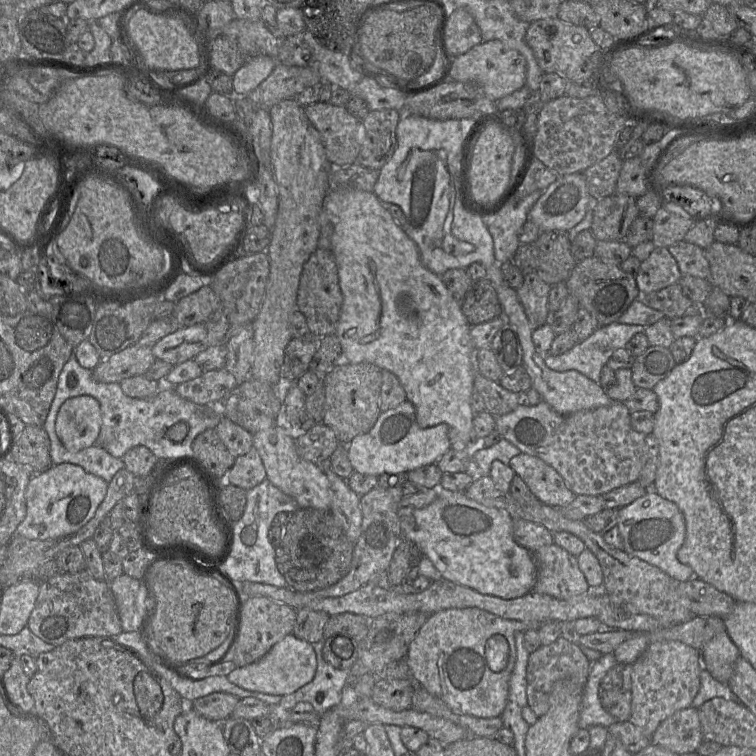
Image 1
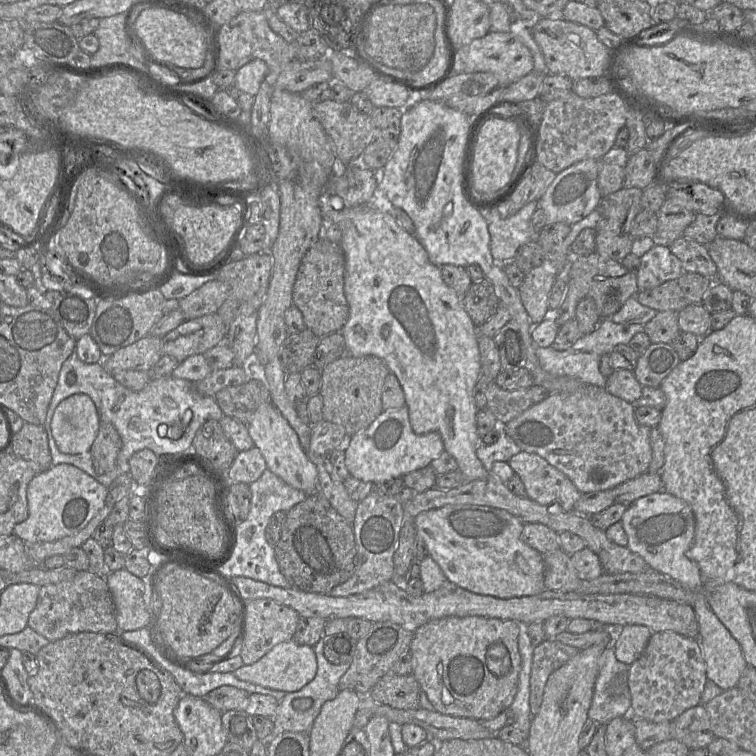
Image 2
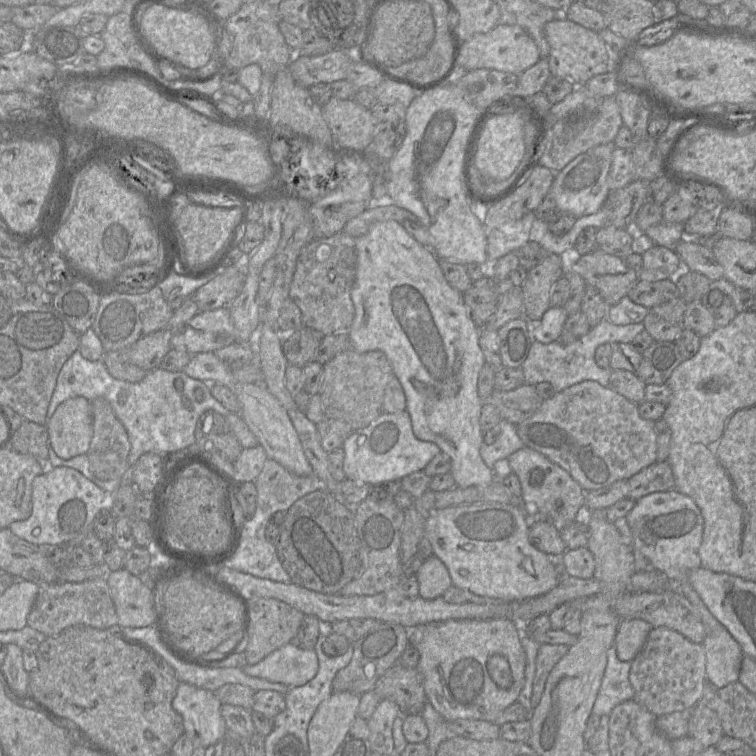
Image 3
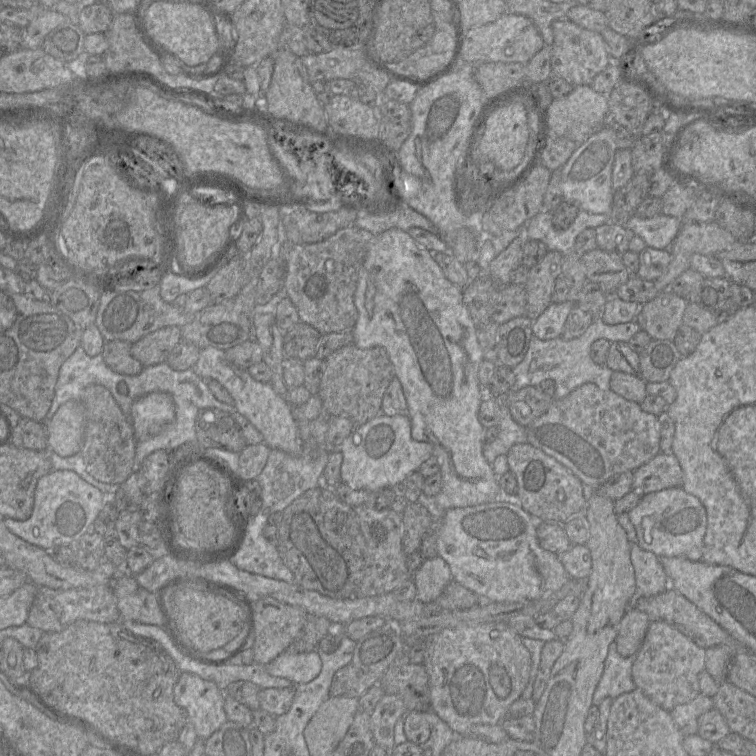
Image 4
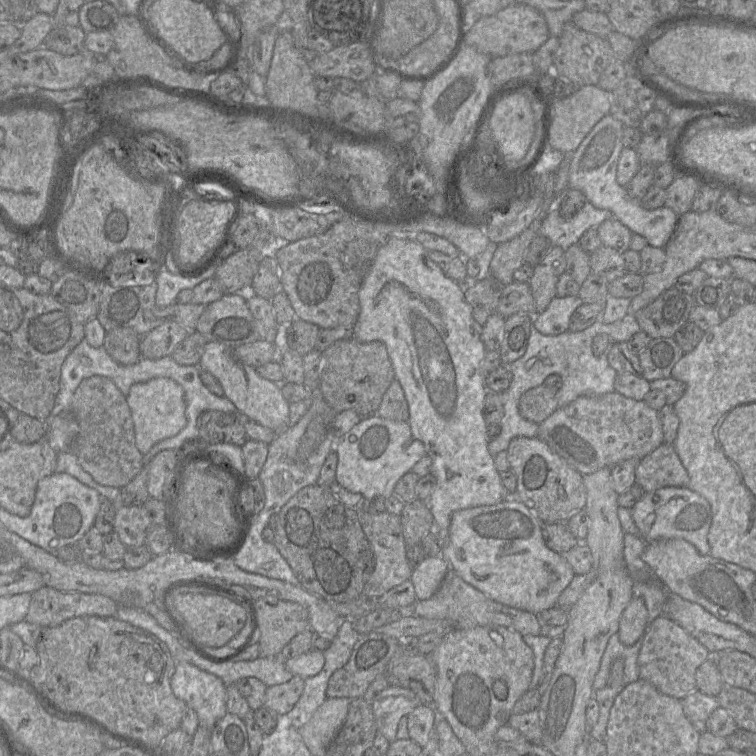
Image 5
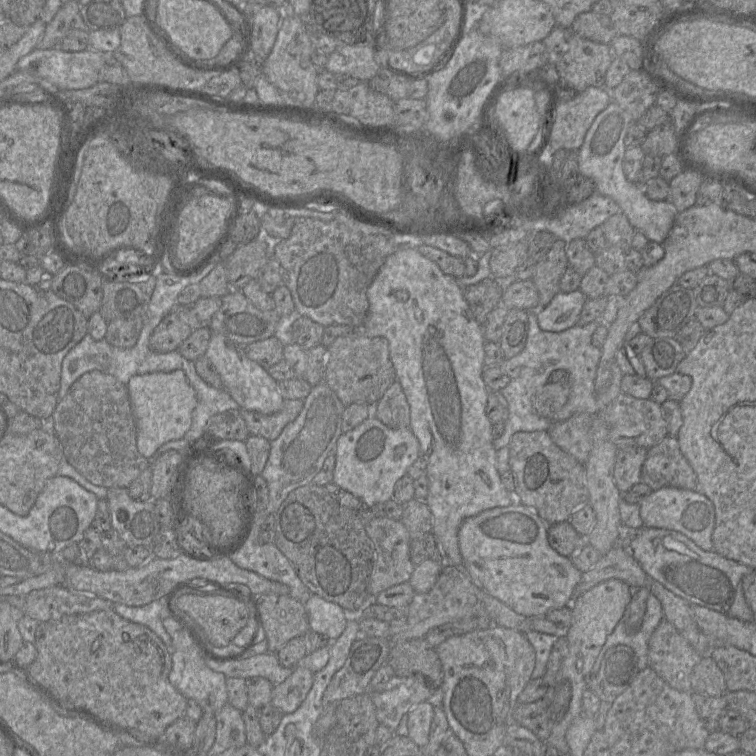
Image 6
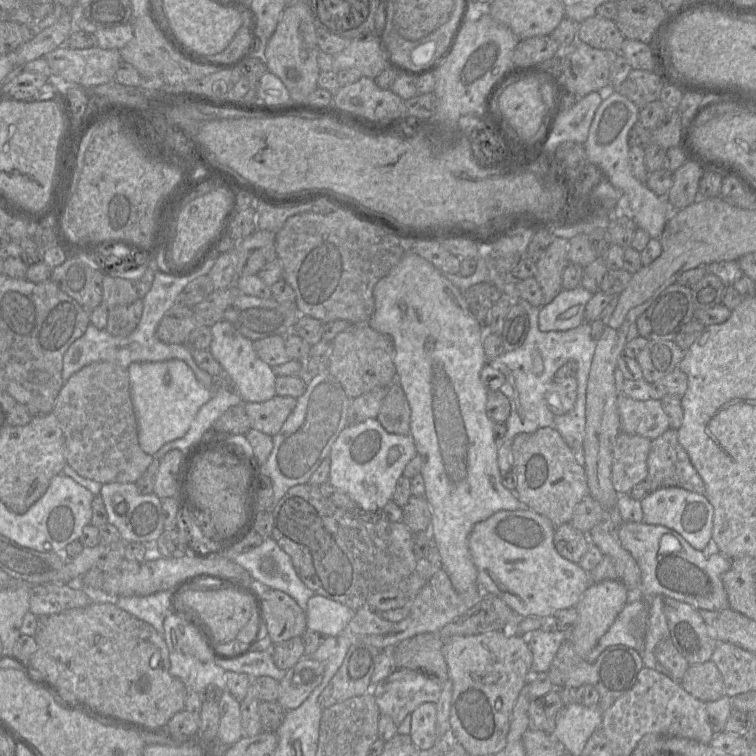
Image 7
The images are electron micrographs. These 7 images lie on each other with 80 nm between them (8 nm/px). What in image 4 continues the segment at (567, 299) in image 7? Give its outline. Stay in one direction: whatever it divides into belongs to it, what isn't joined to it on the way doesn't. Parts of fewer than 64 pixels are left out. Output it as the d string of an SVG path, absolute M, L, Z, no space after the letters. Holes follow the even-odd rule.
M571 301L551 303L548 308L533 321L533 335L541 340L561 337L568 315L575 306L577 306L576 303Z

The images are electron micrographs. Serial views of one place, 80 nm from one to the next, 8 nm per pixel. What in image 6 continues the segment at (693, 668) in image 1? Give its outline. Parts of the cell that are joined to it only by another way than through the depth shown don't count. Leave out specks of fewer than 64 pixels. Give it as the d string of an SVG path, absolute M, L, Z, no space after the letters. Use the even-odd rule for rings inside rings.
M666 619L658 624L649 640L648 666L680 692L693 693L691 674L702 658Z

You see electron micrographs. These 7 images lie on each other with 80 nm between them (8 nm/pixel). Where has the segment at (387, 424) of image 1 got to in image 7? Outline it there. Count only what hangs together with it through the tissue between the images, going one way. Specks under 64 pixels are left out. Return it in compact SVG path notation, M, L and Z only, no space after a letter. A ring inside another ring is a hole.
M367 418L358 424L348 425L333 443L329 454L328 482L365 511L383 509L392 500L398 479L416 454L411 435L390 433L377 418Z

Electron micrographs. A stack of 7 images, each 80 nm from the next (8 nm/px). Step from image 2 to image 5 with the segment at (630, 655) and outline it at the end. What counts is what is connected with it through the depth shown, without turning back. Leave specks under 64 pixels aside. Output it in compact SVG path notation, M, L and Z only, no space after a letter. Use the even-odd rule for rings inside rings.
M635 595L622 613L619 639L625 646L634 645L644 636L648 627L648 610L641 596Z

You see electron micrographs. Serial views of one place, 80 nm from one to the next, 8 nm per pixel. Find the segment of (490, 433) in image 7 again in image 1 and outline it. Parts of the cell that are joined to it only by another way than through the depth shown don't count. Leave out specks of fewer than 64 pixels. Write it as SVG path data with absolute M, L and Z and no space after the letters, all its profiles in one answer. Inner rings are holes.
M354 188L329 190L320 214L321 235L331 242L343 296L335 334L348 363L371 363L391 371L400 381L416 411L421 428L445 423L449 427L451 449L463 461L470 460L470 450L476 445L473 432L474 413L471 396L474 377L478 372L477 351L473 345L469 324L461 302L447 289L441 276L431 272L421 260L417 244L395 221L389 210L374 194Z

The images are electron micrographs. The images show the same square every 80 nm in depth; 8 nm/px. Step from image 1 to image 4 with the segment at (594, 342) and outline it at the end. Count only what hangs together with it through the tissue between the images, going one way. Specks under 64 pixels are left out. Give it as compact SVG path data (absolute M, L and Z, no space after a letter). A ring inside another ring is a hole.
M595 319L583 335L571 340L564 340L562 337L541 340L532 335L525 358L512 368L516 381L510 391L517 392L527 386L538 386L546 379L552 379L555 382L554 400L566 397L586 383L593 383L601 390L610 390L610 380L613 371L606 364L599 365L592 360L590 356L591 345L598 339L606 339L610 343L628 343L639 331L640 326L636 321L607 325L602 319Z

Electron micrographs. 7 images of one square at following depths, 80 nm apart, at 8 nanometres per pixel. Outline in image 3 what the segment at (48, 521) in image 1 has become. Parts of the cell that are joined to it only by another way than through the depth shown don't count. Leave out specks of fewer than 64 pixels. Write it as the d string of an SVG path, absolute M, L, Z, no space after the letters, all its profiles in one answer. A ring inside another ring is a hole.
M68 467L46 468L32 483L32 513L24 521L15 521L9 529L17 537L40 548L66 546L80 535L92 533L92 523L105 509L108 495L80 472Z

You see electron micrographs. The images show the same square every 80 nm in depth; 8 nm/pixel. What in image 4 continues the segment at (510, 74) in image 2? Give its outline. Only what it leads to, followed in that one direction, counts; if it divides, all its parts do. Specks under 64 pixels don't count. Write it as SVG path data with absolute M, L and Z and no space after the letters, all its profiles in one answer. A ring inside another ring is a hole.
M504 13L491 23L466 31L459 60L472 65L488 62L528 63L543 47L544 41L532 20L522 15Z

